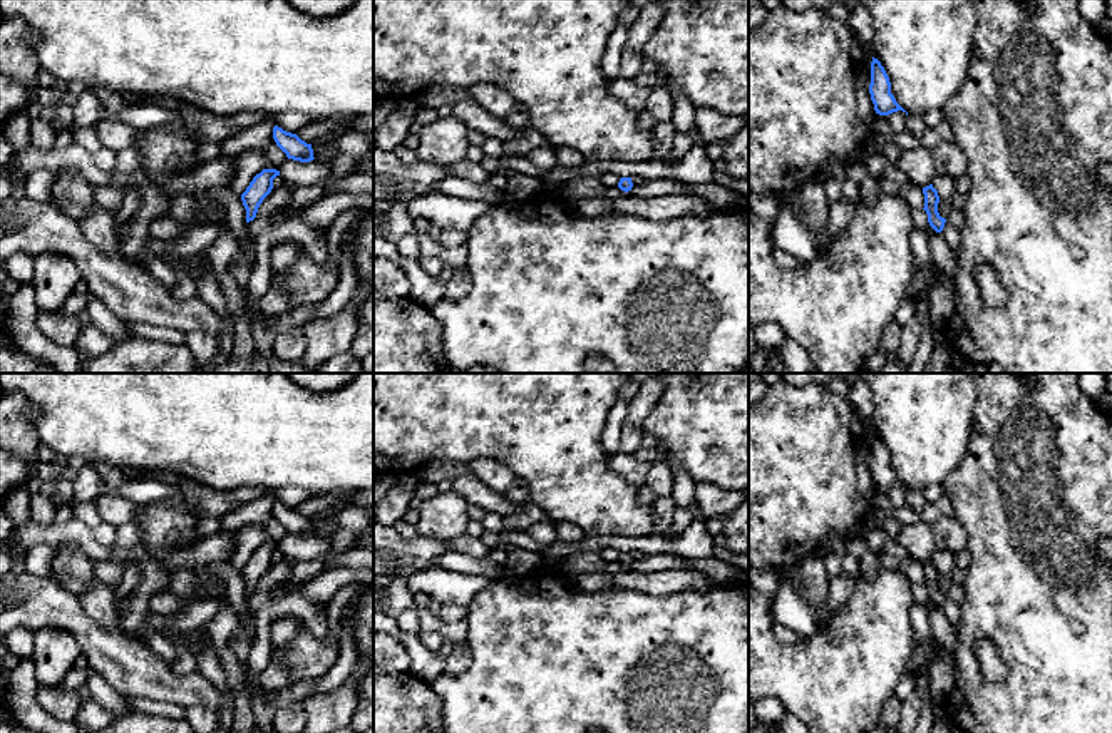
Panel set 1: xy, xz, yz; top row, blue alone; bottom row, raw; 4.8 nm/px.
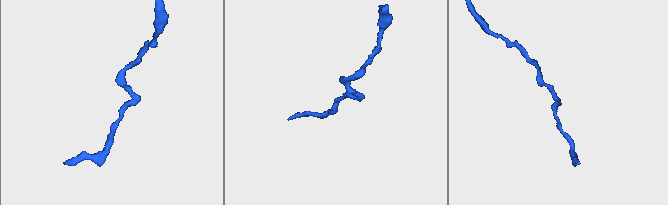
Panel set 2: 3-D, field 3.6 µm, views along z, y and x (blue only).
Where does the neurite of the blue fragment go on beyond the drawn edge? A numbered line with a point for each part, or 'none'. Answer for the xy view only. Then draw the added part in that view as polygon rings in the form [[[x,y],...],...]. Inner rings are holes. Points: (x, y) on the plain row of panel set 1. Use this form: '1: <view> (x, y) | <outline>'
none

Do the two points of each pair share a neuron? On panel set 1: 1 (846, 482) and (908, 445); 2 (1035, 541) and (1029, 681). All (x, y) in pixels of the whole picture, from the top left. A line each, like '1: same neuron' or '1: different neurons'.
1: different neurons
2: same neuron

